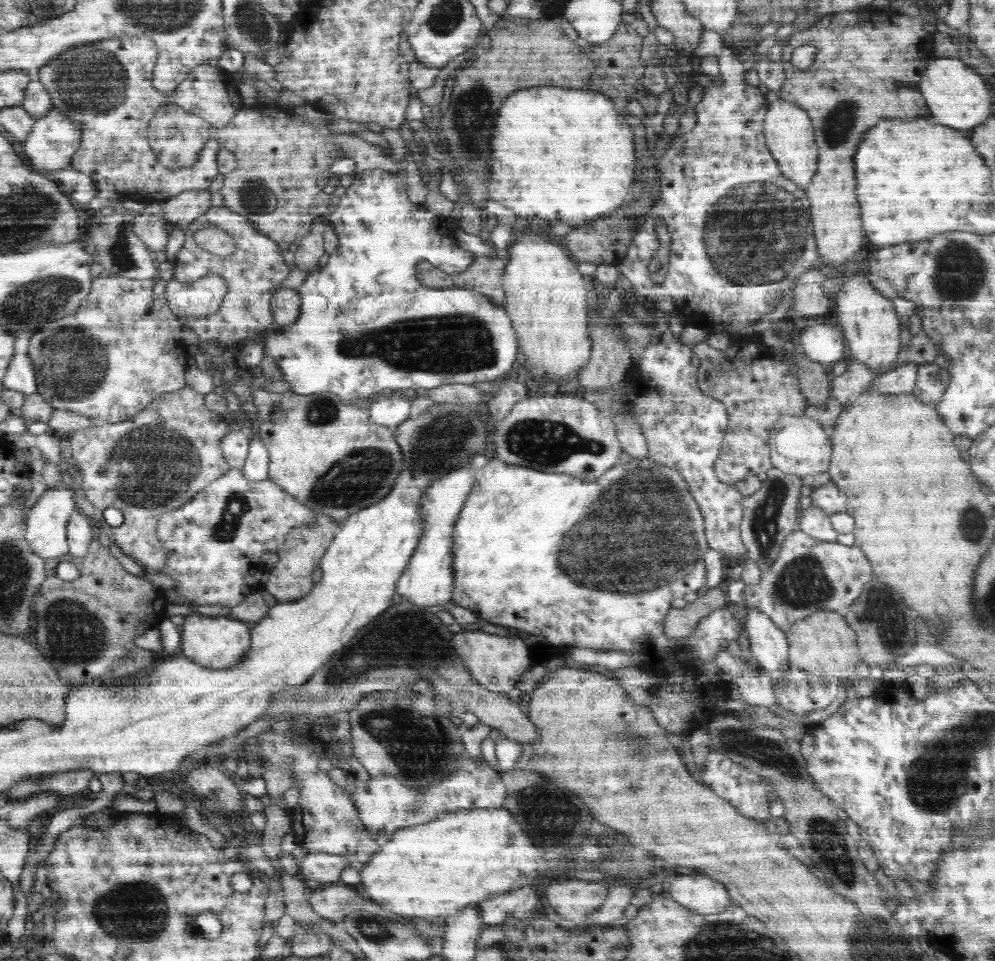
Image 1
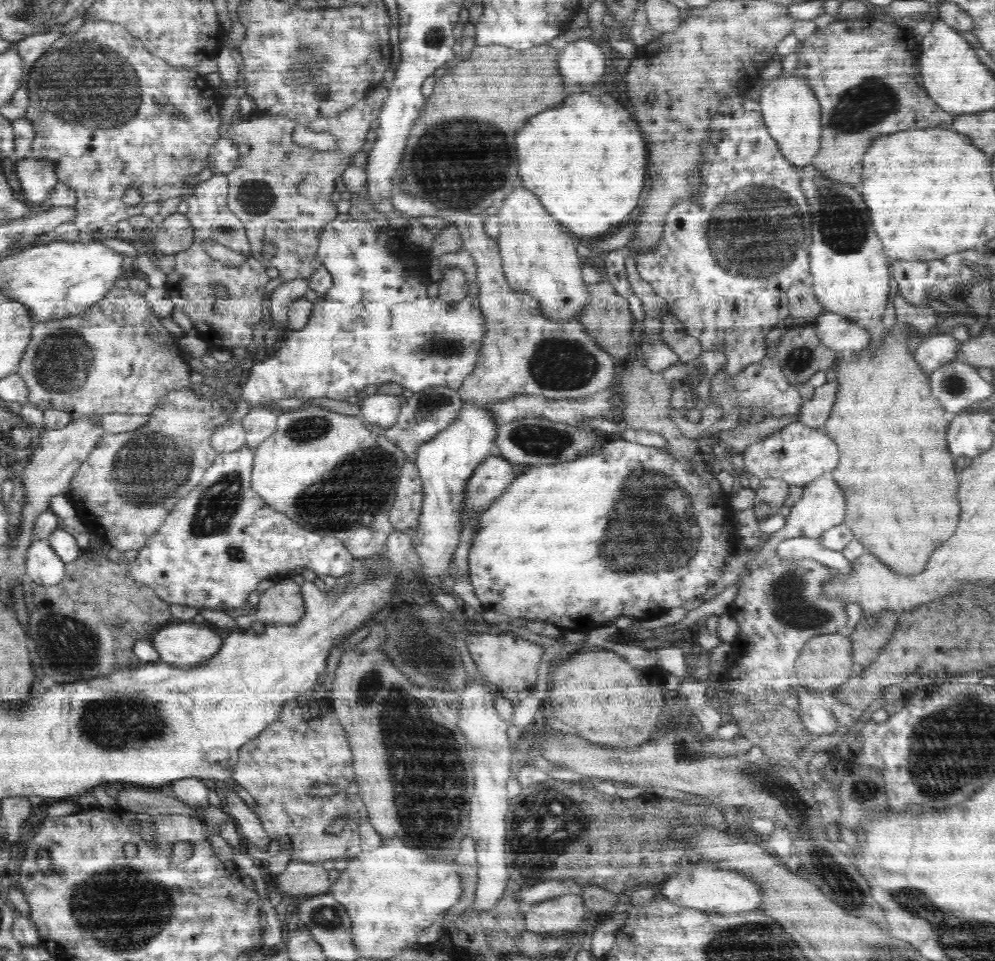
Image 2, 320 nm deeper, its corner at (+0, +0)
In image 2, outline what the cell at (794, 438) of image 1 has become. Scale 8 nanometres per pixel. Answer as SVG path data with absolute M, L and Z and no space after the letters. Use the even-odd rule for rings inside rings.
M792 422L784 428L776 428L770 436L766 436L762 440L747 446L741 453L742 460L744 460L744 468L751 477L758 478L758 480L764 480L764 478L780 478L784 480L788 485L804 486L816 480L820 475L824 473L830 474L838 464L838 447L837 444L827 435L826 429L812 429L800 423Z

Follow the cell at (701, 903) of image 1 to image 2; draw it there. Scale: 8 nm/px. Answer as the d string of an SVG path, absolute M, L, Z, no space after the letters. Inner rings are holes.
M704 864L684 866L681 870L676 871L676 874L669 875L658 888L672 904L704 910L704 912L724 912L724 914L748 912L748 910L756 910L762 902L760 886L754 880L750 880L748 876L734 870L708 870Z

